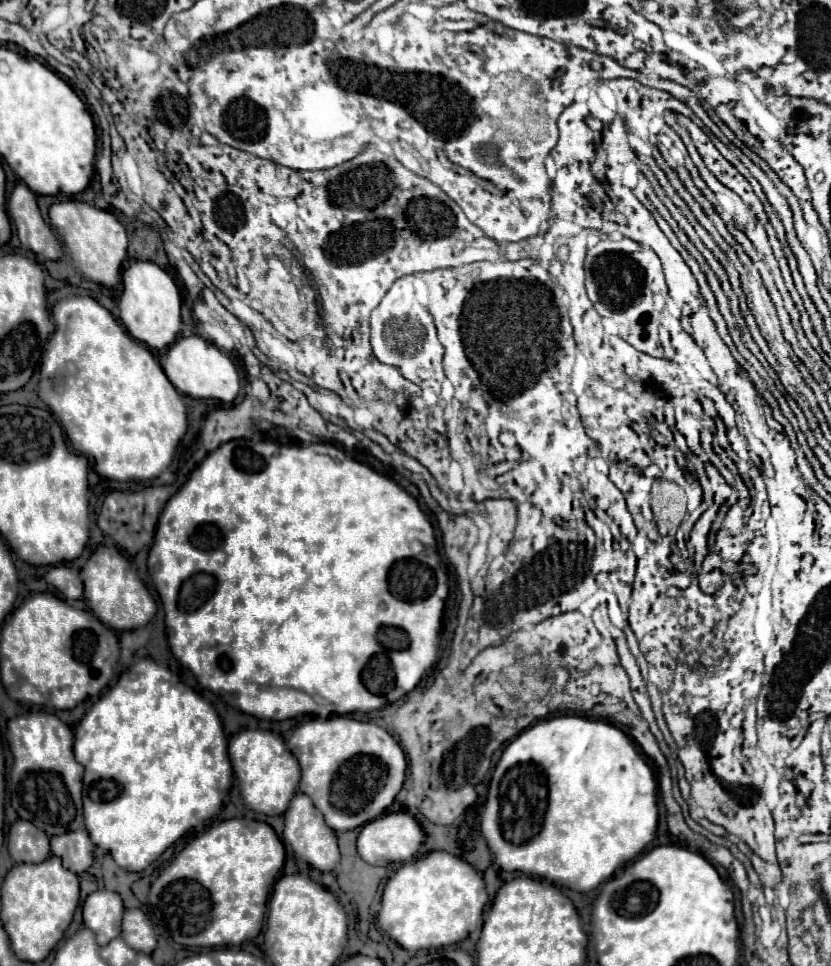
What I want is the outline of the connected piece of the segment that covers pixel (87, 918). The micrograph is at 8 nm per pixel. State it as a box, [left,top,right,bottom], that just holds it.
[83,890,123,946]

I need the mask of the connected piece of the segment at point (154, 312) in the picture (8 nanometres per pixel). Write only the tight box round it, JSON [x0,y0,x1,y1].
[119,262,181,348]

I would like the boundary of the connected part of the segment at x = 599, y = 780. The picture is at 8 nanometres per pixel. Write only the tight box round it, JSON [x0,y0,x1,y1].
[481,716,657,892]

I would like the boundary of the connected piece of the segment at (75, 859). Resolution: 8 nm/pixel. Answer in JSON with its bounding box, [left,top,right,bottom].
[51,830,93,874]

